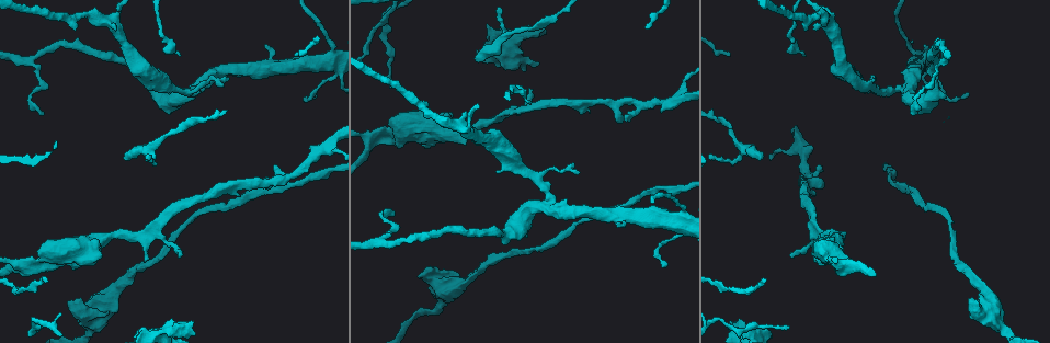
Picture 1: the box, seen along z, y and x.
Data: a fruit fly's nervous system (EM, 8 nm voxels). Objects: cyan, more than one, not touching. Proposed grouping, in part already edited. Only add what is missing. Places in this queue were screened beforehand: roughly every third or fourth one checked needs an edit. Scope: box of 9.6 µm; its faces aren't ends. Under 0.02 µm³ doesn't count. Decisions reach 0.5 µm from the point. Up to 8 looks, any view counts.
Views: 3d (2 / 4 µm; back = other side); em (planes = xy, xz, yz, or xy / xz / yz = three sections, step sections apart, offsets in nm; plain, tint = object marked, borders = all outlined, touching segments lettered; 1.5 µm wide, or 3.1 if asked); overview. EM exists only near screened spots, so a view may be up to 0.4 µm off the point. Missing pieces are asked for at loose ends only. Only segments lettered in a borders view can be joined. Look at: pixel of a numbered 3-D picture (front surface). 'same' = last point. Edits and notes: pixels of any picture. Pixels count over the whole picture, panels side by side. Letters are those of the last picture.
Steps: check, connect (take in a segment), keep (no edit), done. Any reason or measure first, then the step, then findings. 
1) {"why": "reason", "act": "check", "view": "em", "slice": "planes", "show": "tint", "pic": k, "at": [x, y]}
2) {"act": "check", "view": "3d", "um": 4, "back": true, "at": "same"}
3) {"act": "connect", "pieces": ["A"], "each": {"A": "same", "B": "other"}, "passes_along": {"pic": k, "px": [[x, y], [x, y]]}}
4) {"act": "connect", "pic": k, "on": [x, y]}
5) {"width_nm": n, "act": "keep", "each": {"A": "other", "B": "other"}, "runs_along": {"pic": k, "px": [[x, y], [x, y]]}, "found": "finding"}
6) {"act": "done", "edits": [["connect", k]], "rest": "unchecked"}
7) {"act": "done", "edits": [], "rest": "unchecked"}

{"why": "branch stops here", "act": "check", "view": "3d", "um": 4, "pic": 1, "at": [429, 269]}

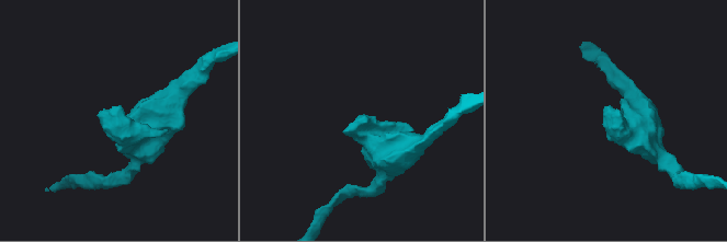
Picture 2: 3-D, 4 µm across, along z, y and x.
{"act": "check", "view": "em", "slice": "planes", "show": "borders", "pic": 2, "at": [610, 105]}

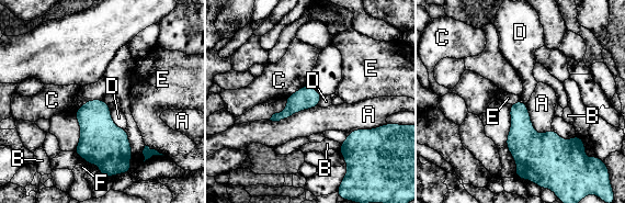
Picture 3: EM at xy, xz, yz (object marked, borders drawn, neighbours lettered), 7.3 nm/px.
{"act": "keep", "each": {"A": "other", "B": "other", "C": "other", "D": "other", "E": "other", "F": "other"}, "border": {"pic": 3, "px": [[108, 103], [112, 121], [125, 128]]}, "found": "no lettered segment goes on from it"}

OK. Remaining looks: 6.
{"why": "free end", "act": "check", "view": "em", "slice": "xy", "step": 4, "show": "tint", "pic": 1, "at": [123, 157]}

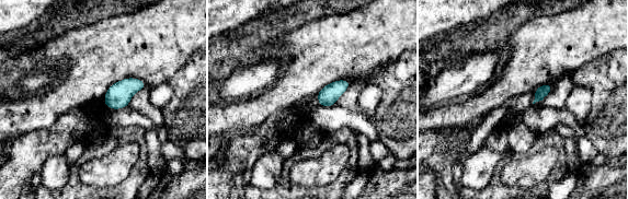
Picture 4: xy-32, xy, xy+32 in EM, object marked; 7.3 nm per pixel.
{"act": "check", "view": "em", "slice": "yz", "step": 8, "show": "borders", "at": "same"}

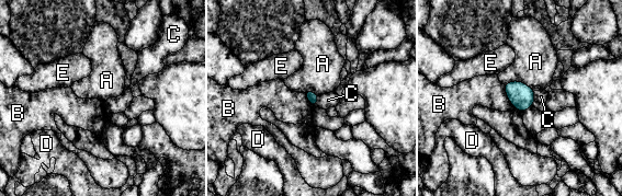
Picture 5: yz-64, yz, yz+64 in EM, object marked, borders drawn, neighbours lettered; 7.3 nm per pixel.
{"longest_contact_nm": ["A", 240], "act": "keep", "each": {"A": "other", "B": "other", "C": "other", "D": "other", "E": "other"}, "border": {"pic": 5, "px": [[502, 84], [508, 101], [516, 108]]}, "found": "none of them fits"}

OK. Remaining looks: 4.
{"why": "branch stops here", "act": "check", "view": "3d", "um": 2, "pic": 1, "at": [229, 78]}

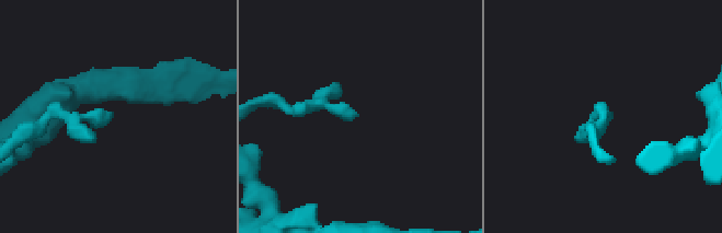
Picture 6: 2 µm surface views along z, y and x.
{"act": "check", "view": "em", "slice": "planes", "show": "plain", "pic": 6, "at": [108, 117]}

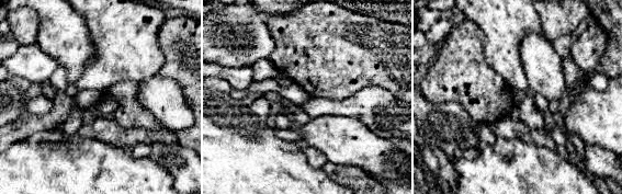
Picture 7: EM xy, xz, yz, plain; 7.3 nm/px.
{"act": "check", "view": "em", "slice": "planes", "show": "borders", "at": "same"}

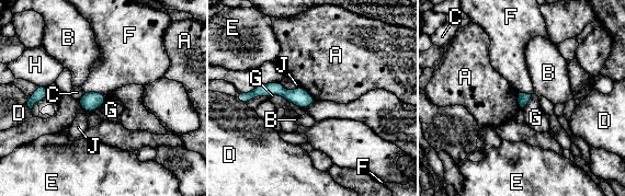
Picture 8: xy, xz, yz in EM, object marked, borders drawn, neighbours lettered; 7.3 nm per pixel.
{"act": "keep", "each": {"A": "other", "B": "other", "C": "other", "D": "other", "E": "other", "F": "other", "G": "other", "H": "other", "J": "other"}, "border": {"pic": 8, "px": [[298, 84], [317, 100]]}, "found": "none of them fits"}

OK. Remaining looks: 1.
{"act": "done", "edits": [], "rest": "unchecked"}

